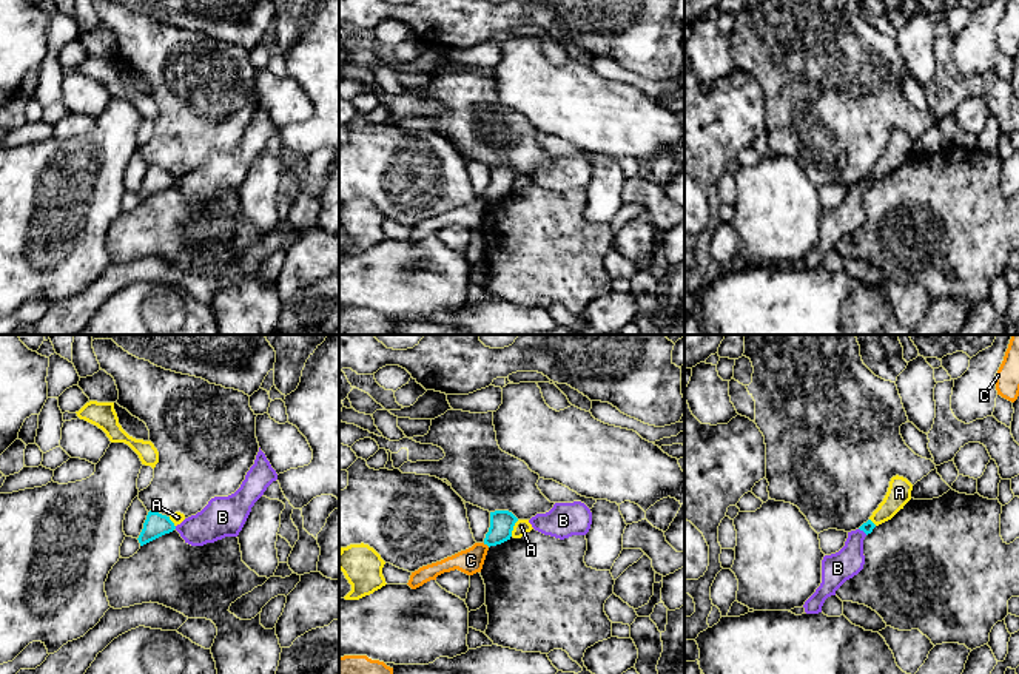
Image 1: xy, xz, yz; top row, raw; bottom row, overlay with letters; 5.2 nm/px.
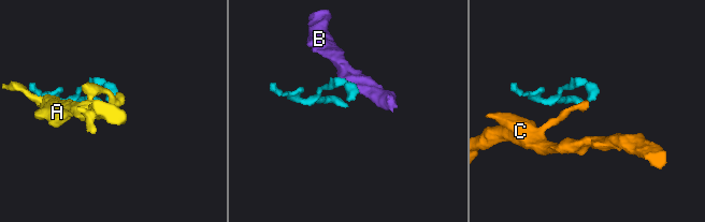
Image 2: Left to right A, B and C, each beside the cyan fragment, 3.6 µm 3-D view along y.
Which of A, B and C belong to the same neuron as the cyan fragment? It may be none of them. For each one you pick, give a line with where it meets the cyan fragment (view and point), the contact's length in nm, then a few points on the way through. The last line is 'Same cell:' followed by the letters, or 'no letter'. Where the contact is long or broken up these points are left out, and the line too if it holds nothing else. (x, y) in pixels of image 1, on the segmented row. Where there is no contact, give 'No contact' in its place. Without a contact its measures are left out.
Same cell: no letter

